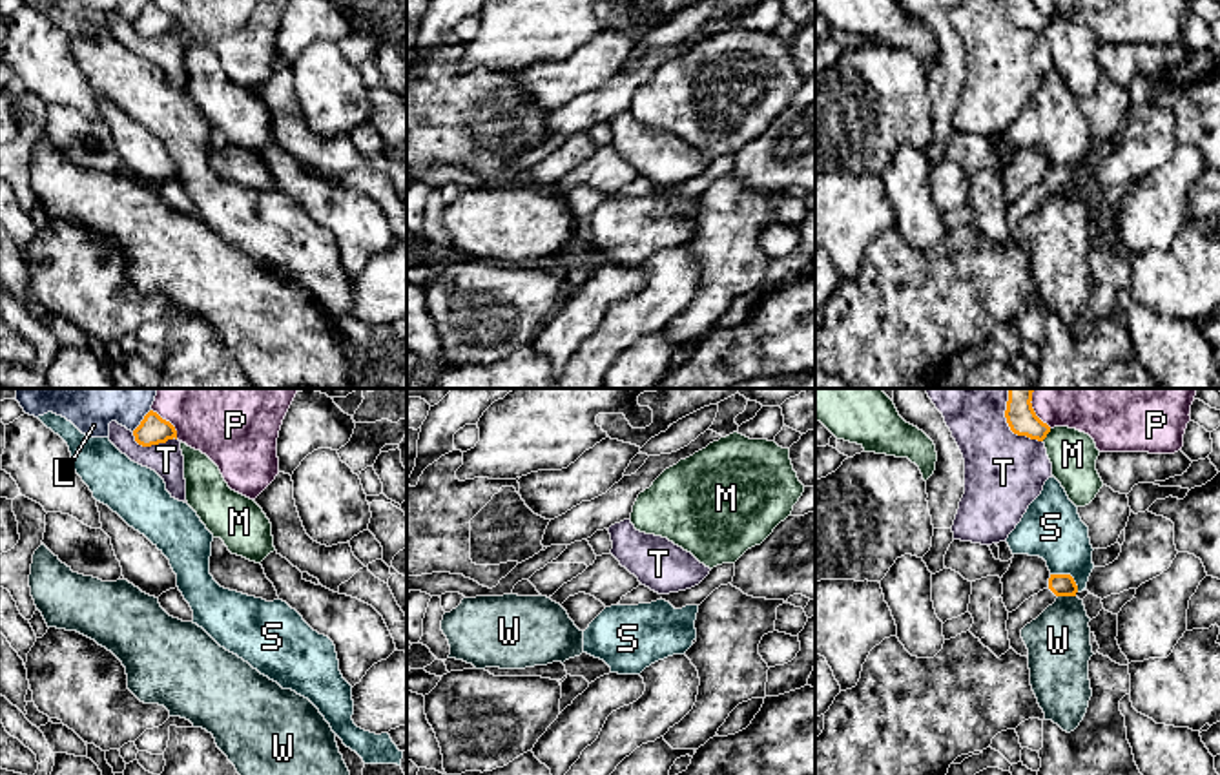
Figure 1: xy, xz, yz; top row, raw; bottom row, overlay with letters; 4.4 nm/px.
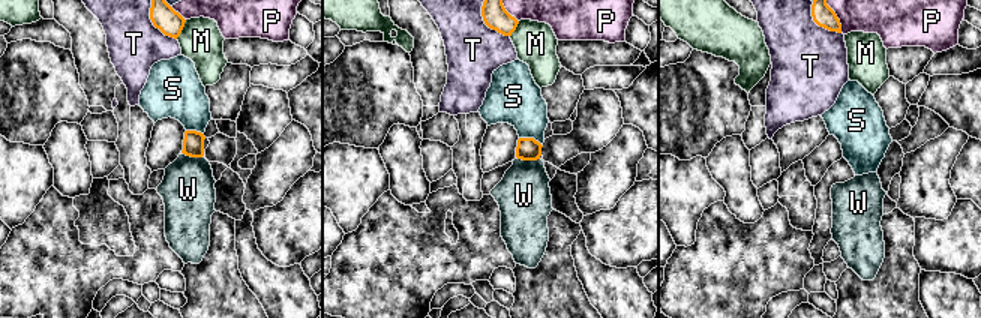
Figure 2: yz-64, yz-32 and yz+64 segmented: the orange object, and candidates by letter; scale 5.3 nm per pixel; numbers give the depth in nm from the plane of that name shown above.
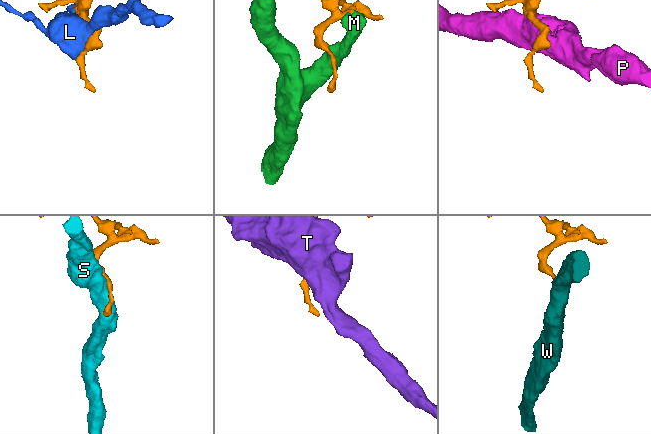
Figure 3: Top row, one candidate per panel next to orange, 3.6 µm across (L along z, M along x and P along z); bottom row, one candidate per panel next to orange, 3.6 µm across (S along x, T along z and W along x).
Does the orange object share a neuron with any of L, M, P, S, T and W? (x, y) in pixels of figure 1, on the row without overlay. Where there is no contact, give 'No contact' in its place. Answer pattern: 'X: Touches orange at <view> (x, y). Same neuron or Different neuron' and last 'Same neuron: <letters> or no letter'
L: Touches orange at xy (143, 11). Different neuron
M: Touches orange at yz (1047, 24). Different neuron
P: Touches orange at xy (168, 13). Different neuron
S: Touches orange at yz (1069, 166). Different neuron
T: Touches orange at yz (1018, 26). Different neuron
W: Touches orange at yz (1067, 186). Different neuron
Same neuron: no letter

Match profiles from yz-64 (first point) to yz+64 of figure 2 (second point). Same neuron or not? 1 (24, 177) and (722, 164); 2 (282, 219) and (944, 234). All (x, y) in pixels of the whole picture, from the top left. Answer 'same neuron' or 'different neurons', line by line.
1: different neurons
2: same neuron

